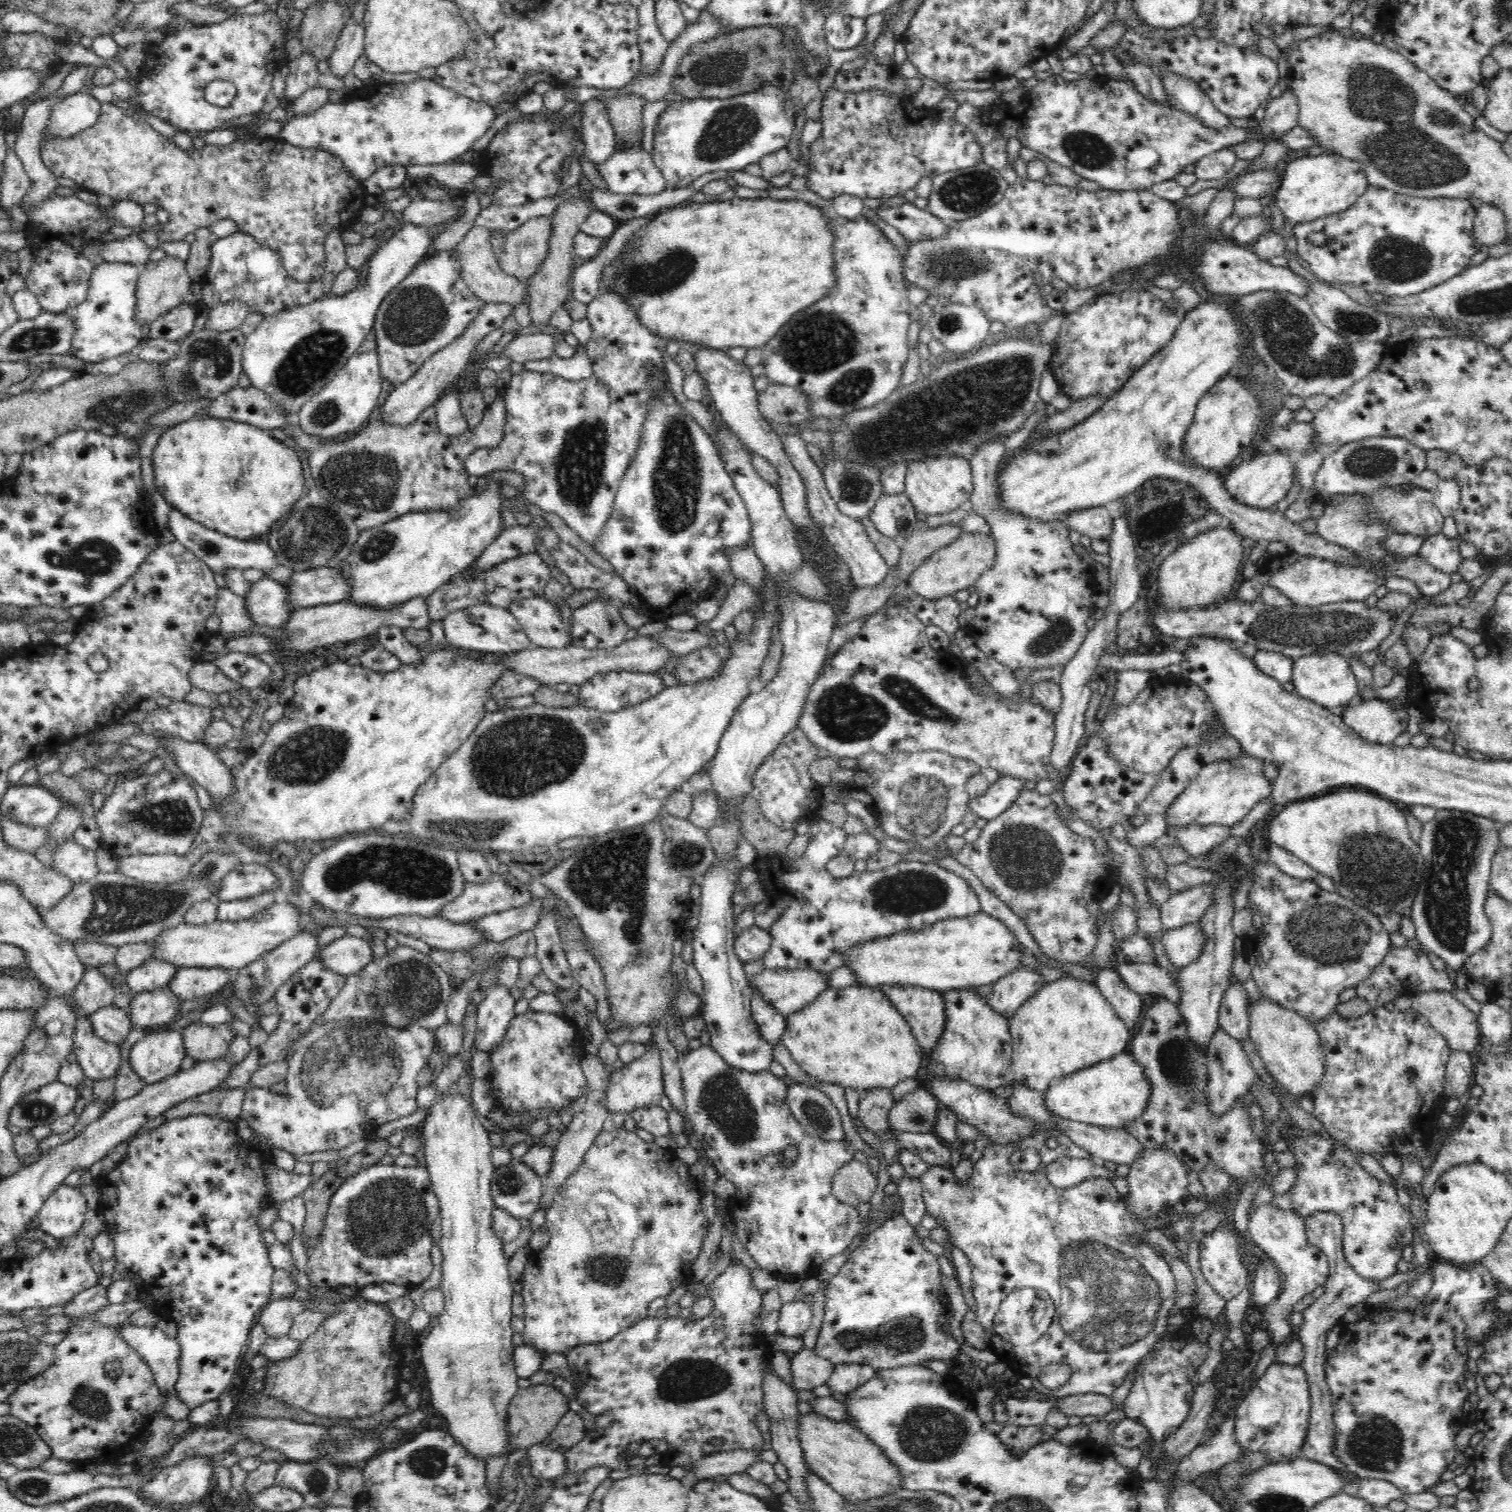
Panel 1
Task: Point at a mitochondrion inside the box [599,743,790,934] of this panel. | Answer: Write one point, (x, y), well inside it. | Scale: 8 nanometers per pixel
(683, 854)

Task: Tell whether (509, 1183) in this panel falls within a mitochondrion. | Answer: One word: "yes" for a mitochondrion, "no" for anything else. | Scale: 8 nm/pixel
yes

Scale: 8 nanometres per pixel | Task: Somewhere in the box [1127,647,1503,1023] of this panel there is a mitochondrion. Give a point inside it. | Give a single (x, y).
(1445, 899)

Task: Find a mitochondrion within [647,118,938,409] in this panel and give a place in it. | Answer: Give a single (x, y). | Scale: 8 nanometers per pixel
(819, 342)

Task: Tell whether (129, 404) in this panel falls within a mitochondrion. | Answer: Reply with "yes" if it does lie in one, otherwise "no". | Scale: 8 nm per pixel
yes

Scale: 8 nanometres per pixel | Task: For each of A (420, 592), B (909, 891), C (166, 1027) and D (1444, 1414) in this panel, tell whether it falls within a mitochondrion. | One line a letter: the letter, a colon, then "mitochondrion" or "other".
A: other
B: mitochondrion
C: other
D: other

